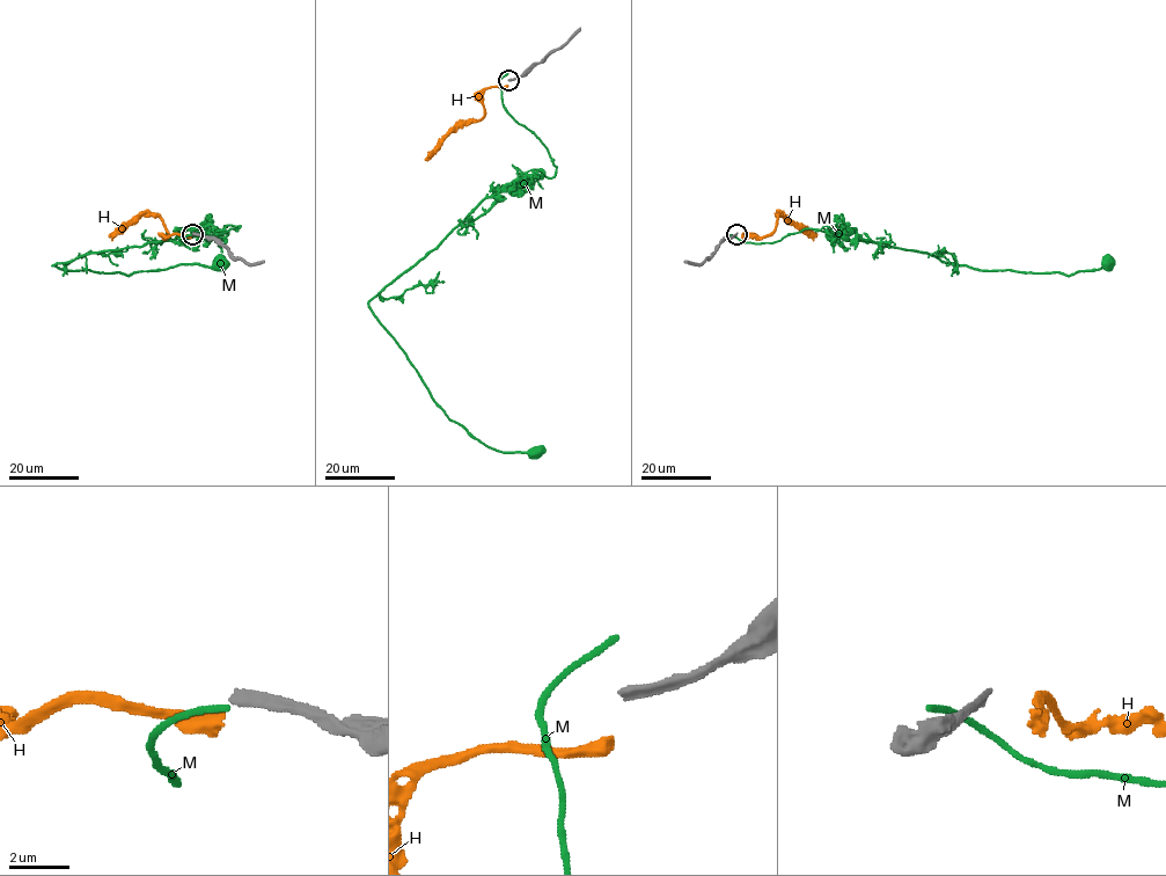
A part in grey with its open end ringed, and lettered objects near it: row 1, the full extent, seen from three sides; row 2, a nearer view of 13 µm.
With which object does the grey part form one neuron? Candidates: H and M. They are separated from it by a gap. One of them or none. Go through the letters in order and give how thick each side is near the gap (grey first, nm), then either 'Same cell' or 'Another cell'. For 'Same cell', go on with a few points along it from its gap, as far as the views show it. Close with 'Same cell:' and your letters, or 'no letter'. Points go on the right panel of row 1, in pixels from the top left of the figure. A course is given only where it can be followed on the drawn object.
H: Thickness 300 nm (grey) against 440 nm. Another cell
M: Thickness 300 nm (grey) against 320 nm. Another cell
Same cell: no letter

